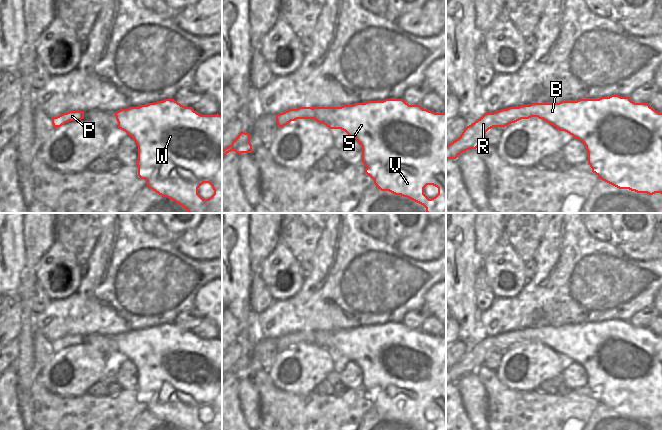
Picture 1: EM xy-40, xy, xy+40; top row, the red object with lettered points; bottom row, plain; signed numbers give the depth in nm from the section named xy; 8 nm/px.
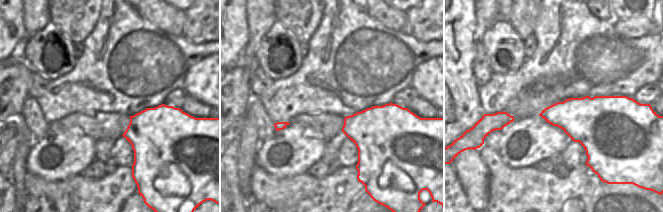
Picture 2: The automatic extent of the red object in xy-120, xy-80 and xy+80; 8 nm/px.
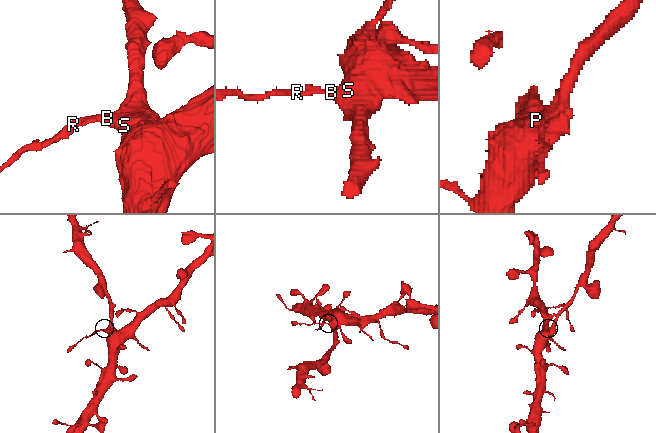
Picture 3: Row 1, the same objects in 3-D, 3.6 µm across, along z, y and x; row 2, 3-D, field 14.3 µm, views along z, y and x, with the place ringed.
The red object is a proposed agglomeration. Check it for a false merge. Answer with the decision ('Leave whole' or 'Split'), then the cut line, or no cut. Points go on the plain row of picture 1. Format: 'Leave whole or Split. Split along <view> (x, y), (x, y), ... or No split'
Split. Split along xy+40 (530, 328), (533, 328), (539, 334), (538, 340)

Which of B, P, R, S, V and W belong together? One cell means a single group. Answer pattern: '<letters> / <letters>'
B S V W / P R

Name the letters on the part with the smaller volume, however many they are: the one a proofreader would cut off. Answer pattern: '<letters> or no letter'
P, R

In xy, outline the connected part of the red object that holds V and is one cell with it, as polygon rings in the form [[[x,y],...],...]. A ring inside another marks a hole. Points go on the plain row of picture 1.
[[[385,323],[383,325],[367,325],[365,327],[355,327],[353,329],[343,329],[341,331],[313,331],[316,335],[314,336],[314,344],[323,347],[330,353],[341,353],[345,355],[350,361],[353,361],[361,370],[362,370],[362,387],[367,391],[364,396],[369,399],[373,404],[374,408],[378,413],[381,415],[389,415],[395,419],[401,419],[403,421],[407,421],[423,430],[446,430],[446,337],[435,337],[433,335],[429,335],[427,333],[423,333],[420,329],[409,329],[406,325],[403,323]],[[427,409],[433,409],[438,412],[438,418],[429,423],[425,418],[424,418],[424,412]]]

